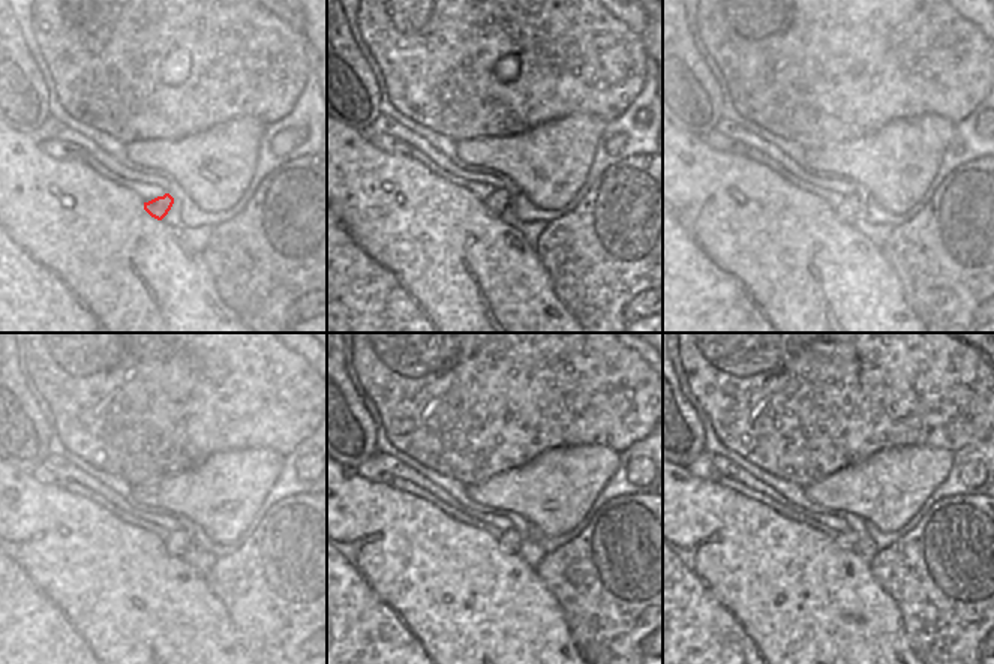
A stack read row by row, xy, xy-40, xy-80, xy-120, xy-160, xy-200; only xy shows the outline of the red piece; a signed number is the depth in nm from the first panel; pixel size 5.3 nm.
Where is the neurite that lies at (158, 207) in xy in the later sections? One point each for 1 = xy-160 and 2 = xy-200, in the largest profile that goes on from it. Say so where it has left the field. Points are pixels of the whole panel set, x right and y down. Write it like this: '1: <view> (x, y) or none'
1: xy-160 (510, 541)
2: xy-200 (846, 541)

